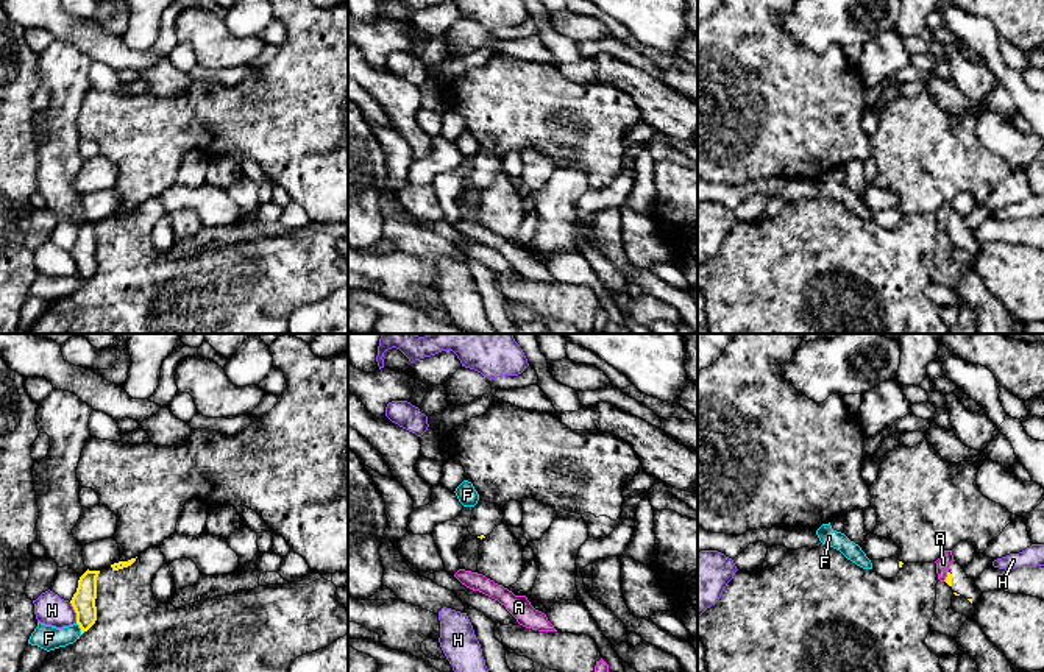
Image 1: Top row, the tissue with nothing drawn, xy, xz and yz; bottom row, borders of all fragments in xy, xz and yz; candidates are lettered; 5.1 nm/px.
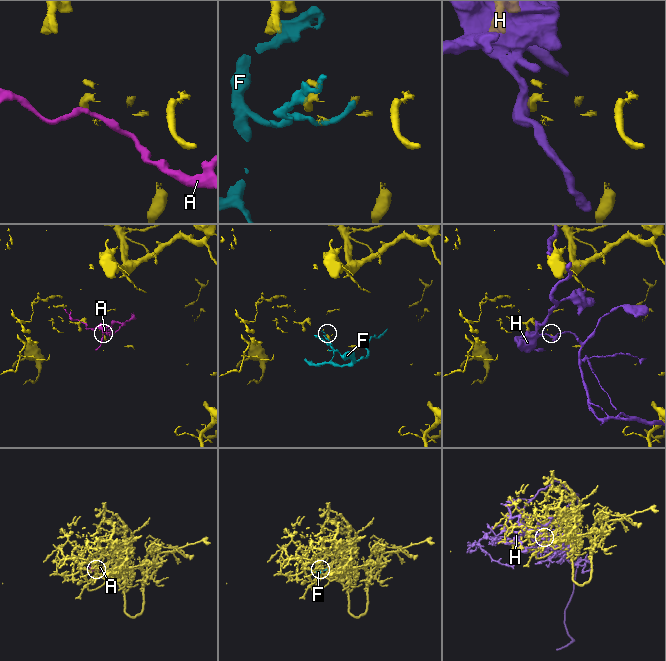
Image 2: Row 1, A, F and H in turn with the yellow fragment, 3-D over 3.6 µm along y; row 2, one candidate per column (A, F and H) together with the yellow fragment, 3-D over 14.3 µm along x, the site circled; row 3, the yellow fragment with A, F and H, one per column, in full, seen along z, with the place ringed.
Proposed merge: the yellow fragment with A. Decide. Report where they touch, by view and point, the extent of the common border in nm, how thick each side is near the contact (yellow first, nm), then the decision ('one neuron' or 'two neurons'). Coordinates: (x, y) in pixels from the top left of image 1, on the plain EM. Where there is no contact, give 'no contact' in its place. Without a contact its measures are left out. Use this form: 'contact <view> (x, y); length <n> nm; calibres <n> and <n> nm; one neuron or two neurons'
contact yz (948, 226); length 60 nm; calibres 40 and 80 nm; two neurons

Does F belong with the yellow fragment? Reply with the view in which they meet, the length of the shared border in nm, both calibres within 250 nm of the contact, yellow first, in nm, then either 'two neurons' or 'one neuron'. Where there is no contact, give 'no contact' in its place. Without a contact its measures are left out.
xy | 70 nm | 120/130 nm | two neurons

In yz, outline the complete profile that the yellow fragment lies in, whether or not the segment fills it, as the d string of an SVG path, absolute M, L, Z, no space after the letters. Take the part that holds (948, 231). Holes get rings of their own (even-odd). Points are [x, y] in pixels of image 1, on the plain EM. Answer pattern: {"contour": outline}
{"contour": "M952 212L944 232L952 239L955 246L963 246L974 256L983 248L983 243L975 237L975 232L966 226L964 218L957 212Z"}

